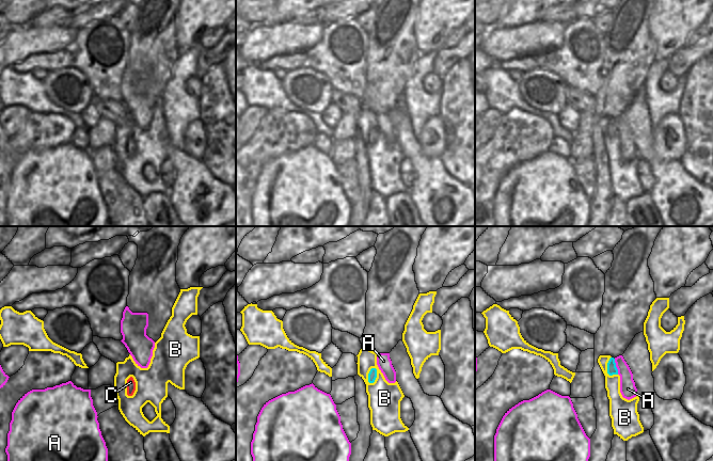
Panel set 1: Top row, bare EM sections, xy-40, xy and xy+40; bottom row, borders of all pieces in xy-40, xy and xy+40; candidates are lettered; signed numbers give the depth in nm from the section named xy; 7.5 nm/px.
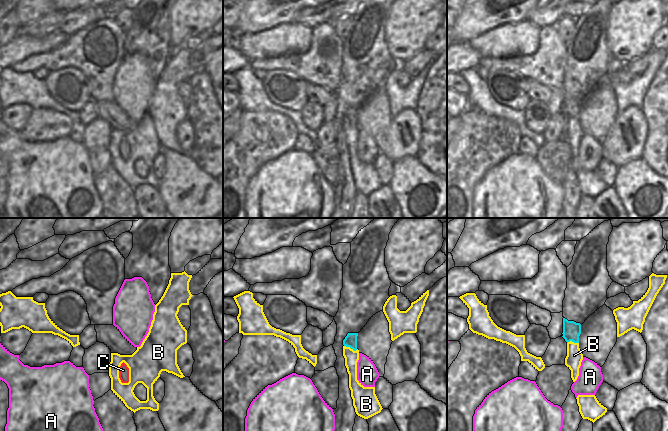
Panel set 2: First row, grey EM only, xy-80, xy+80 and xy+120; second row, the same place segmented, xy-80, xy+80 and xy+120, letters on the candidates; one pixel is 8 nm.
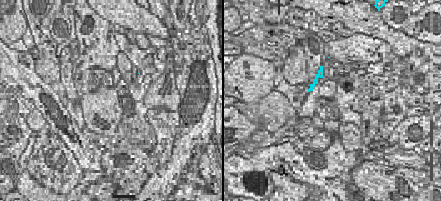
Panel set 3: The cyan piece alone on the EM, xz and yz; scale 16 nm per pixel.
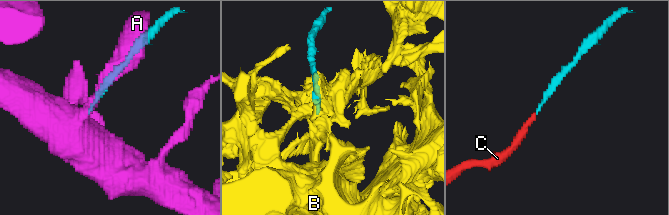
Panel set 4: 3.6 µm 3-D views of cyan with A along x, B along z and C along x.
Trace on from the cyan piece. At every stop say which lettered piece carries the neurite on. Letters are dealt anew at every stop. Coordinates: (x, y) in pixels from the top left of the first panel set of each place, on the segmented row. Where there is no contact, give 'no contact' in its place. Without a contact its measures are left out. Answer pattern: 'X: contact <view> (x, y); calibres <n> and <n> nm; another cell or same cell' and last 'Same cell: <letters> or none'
A: contact xy+40 (615, 366); calibres 80 and 120 nm; another cell
B: contact xy (368, 375); calibres 60 and 240 nm; another cell
C: no contact; same cell
Same cell: C

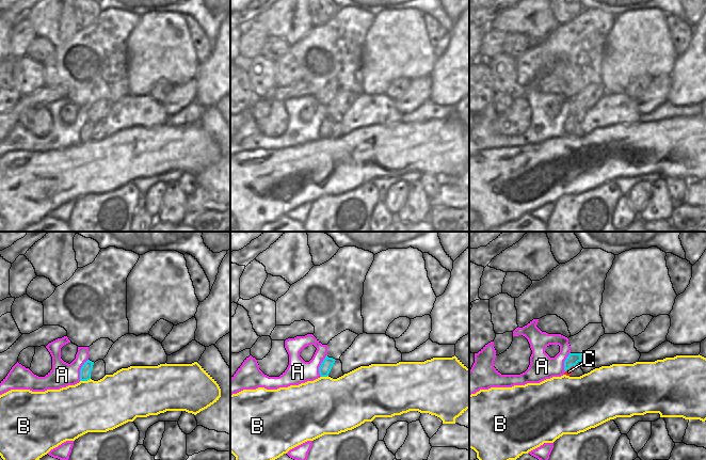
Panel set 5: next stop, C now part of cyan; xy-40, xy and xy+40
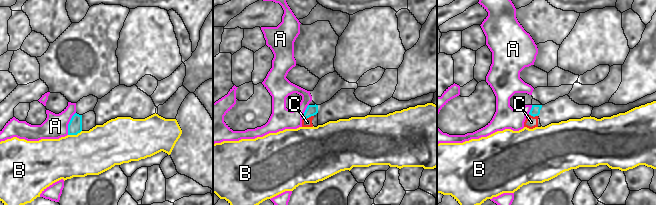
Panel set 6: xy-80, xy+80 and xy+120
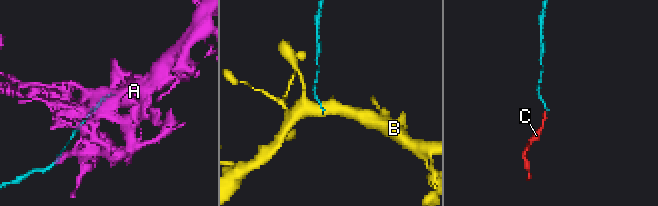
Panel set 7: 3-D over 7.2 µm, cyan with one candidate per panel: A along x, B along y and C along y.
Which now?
A: contact xy-40 (80, 369); calibres 80 and 190 nm; another cell
B: contact xy-40 (84, 380); calibres 80 and 380 nm; another cell
C: contact xy+40 (568, 368); calibres 90 and 50 nm; another cell
Same cell: none

